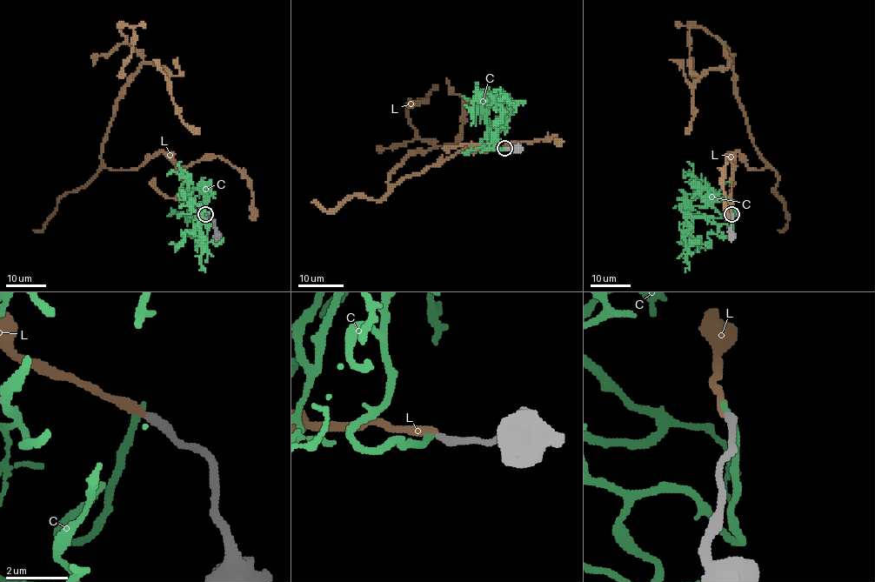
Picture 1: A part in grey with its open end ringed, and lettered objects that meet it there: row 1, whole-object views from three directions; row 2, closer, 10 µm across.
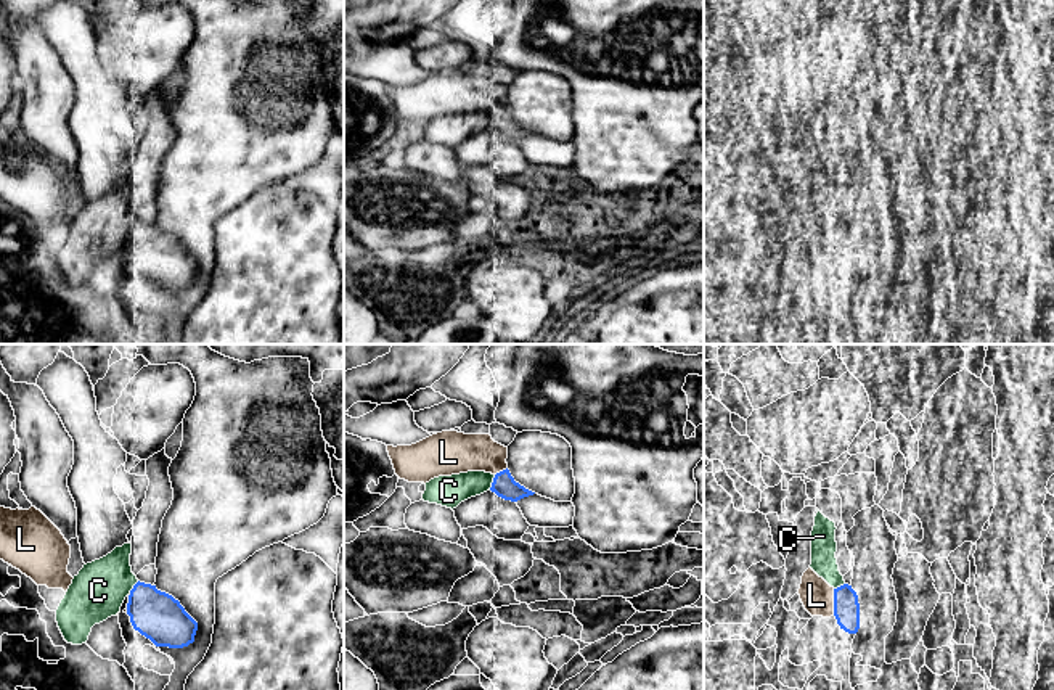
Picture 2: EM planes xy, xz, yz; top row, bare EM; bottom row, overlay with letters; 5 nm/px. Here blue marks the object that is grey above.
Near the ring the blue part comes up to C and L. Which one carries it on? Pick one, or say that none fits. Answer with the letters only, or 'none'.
L

